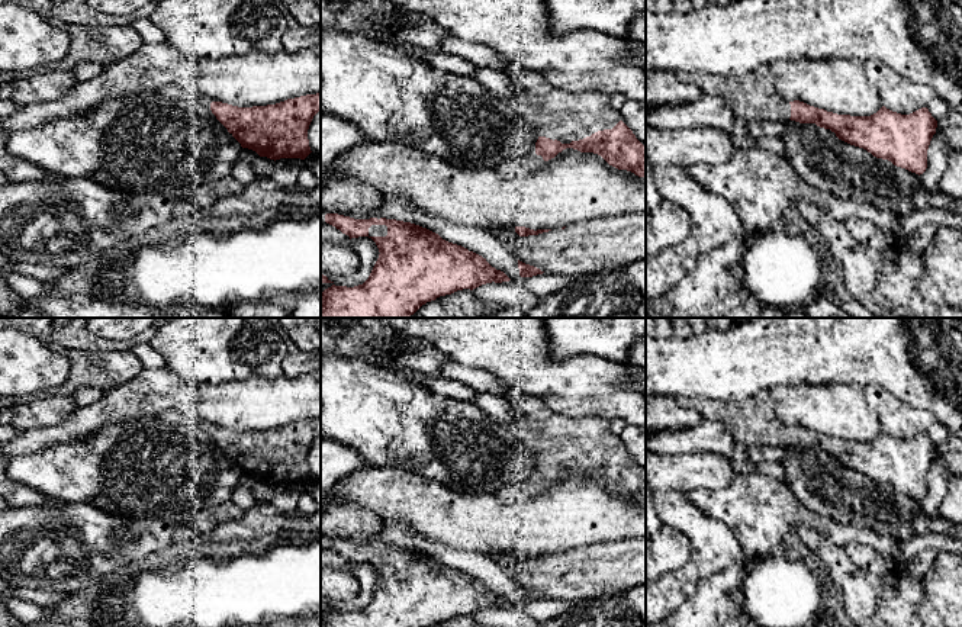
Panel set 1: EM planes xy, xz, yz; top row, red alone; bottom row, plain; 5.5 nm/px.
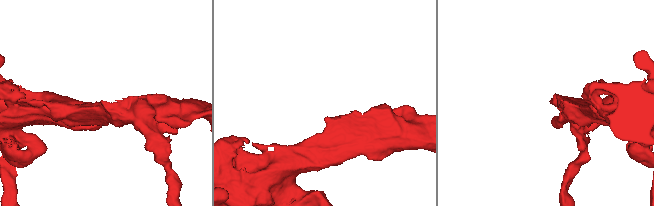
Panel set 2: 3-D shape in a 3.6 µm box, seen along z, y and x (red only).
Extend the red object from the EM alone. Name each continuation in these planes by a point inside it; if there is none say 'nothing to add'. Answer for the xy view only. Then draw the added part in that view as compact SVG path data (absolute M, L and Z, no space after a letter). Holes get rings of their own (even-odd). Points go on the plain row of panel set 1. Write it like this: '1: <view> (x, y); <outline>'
nothing to add

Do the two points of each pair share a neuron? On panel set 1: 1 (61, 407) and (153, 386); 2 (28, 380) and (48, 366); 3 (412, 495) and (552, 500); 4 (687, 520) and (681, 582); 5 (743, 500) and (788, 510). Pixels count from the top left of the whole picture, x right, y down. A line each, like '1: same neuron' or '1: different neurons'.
1: different neurons
2: same neuron
3: same neuron
4: same neuron
5: same neuron

